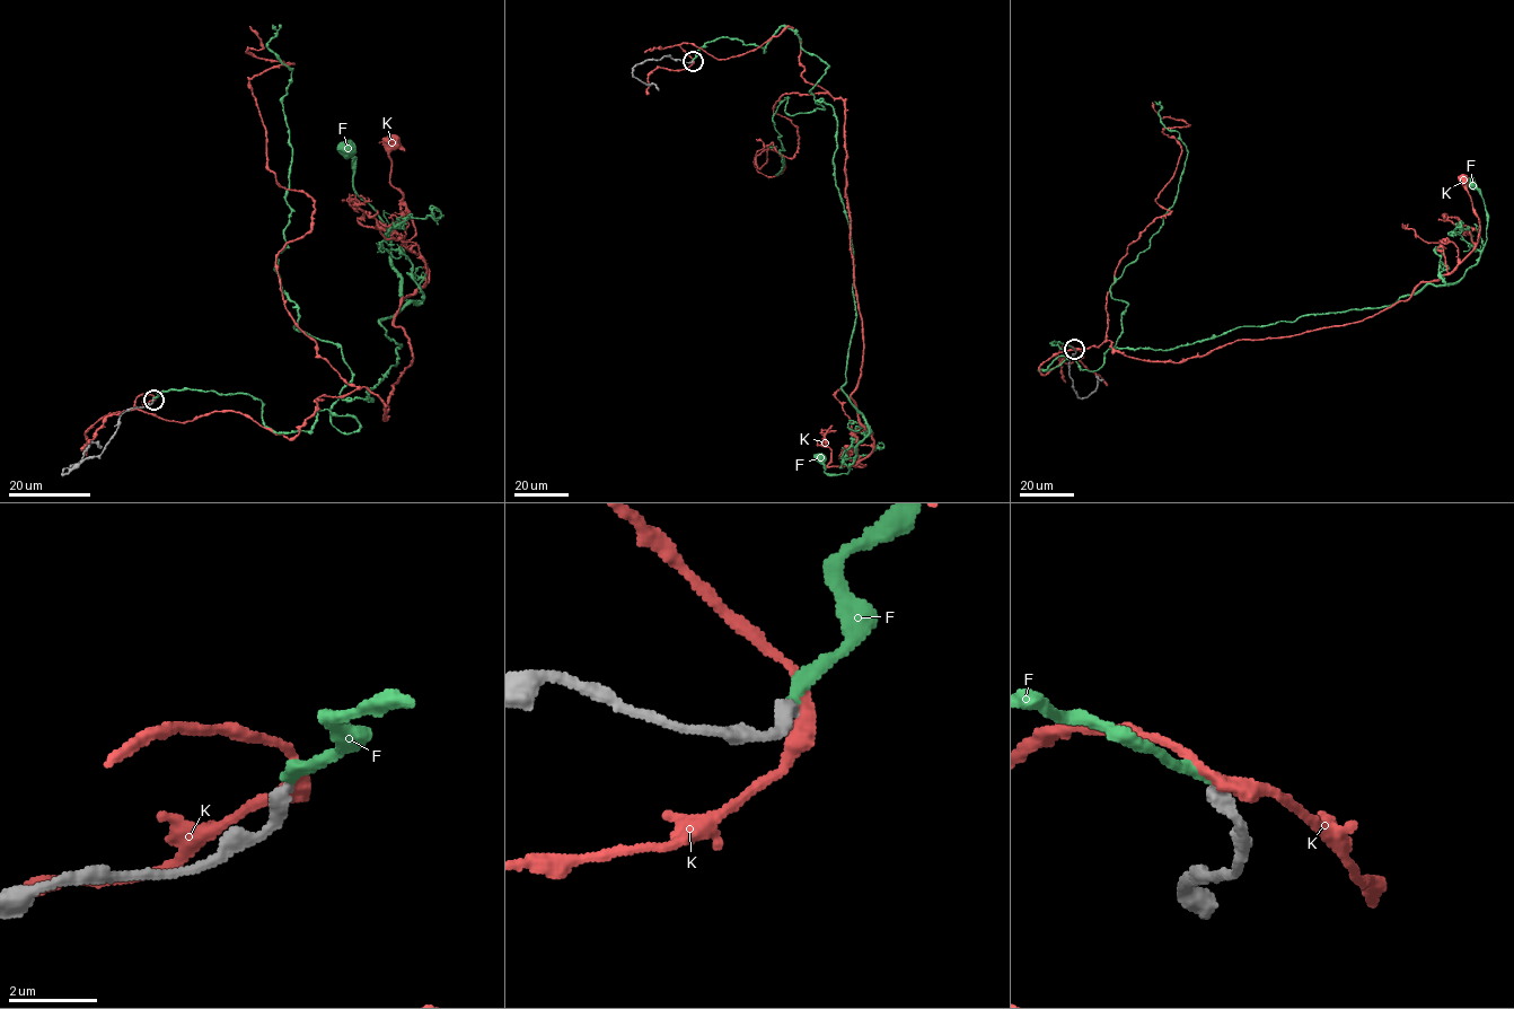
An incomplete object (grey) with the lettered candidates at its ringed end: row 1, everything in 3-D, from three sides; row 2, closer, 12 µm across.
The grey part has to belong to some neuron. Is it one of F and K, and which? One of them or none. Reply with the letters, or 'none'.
none

